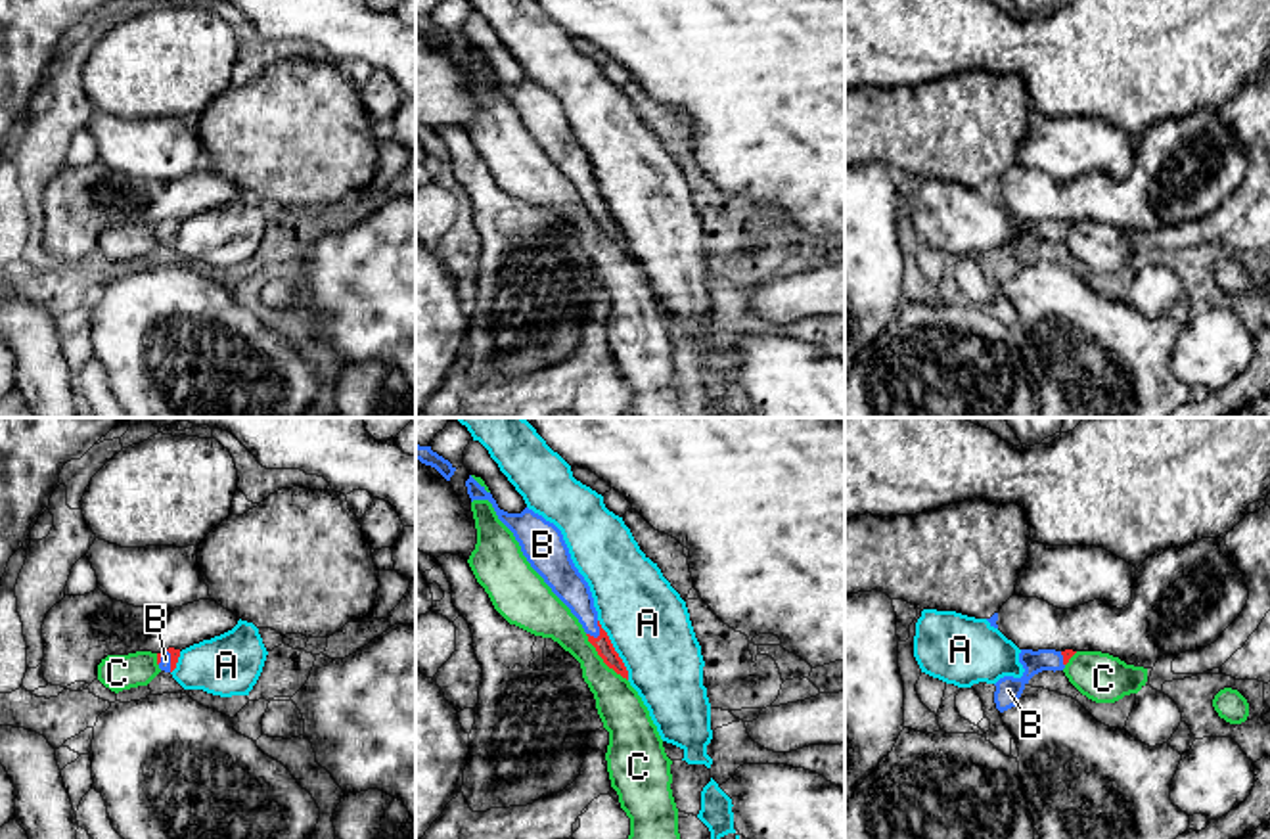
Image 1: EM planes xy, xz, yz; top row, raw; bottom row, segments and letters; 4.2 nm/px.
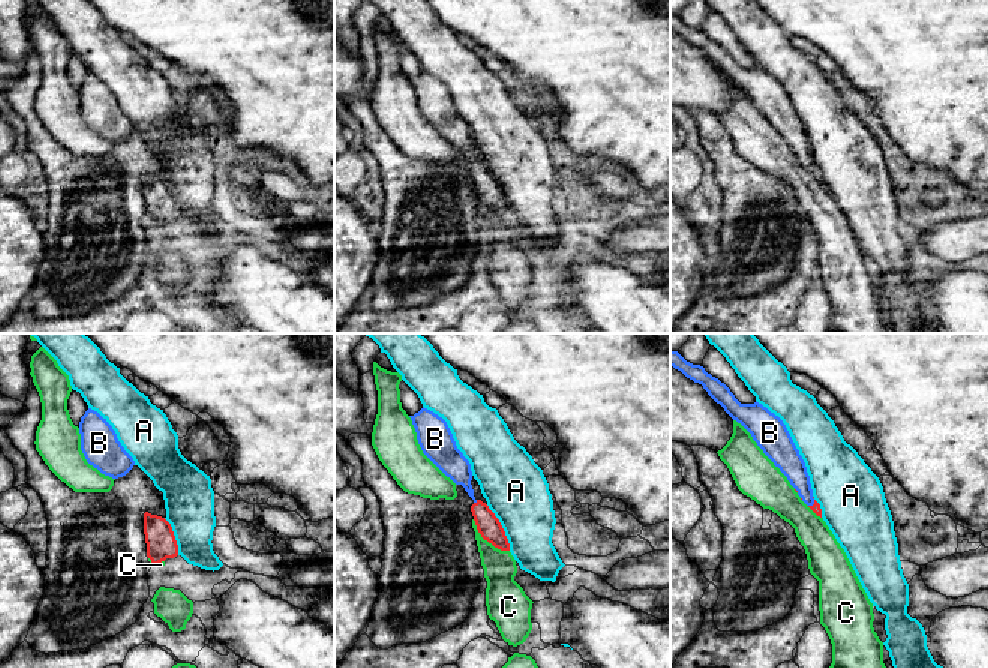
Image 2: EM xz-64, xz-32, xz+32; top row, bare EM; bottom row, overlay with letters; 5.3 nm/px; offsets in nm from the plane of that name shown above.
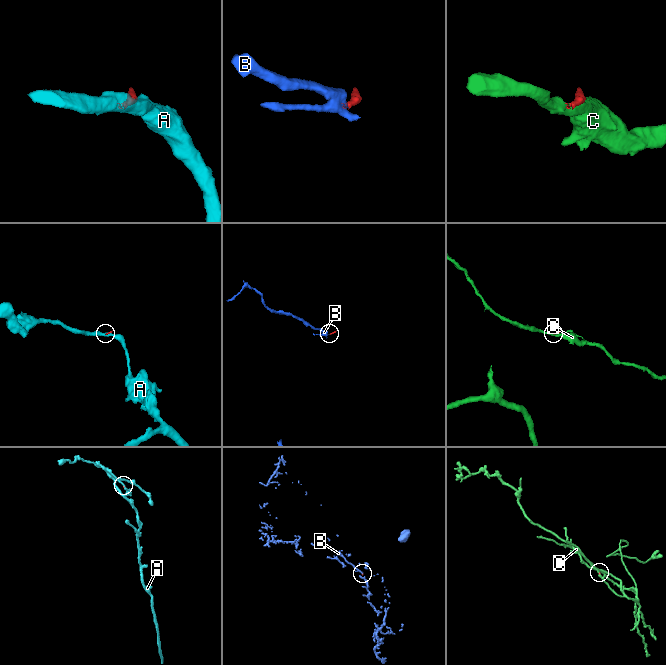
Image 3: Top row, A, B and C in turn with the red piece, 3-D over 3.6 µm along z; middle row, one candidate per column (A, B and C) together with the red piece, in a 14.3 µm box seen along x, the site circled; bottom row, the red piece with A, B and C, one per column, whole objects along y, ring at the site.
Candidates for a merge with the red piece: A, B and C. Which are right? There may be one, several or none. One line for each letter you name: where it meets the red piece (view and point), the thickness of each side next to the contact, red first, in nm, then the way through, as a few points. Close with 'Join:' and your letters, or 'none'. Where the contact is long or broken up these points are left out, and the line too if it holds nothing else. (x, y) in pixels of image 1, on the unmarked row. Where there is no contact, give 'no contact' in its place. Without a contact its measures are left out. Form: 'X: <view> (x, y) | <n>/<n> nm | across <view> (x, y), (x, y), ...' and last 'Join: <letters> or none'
B: xz (600, 205) | 70/140 nm | across xz (602, 215), (600, 205), (567, 156)
Join: B

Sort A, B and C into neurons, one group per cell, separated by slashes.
A / B / C

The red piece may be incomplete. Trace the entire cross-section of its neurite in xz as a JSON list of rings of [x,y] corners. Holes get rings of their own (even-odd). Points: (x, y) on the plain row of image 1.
[[[471,46],[465,57],[471,73],[488,71],[492,75],[498,90],[513,103],[531,138],[578,190],[603,234],[628,251],[628,241],[598,192],[590,157],[575,138],[561,102],[529,79],[521,84],[500,80],[492,65]]]

